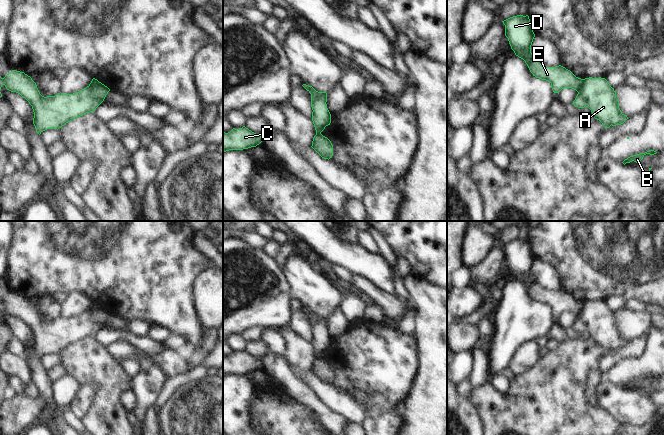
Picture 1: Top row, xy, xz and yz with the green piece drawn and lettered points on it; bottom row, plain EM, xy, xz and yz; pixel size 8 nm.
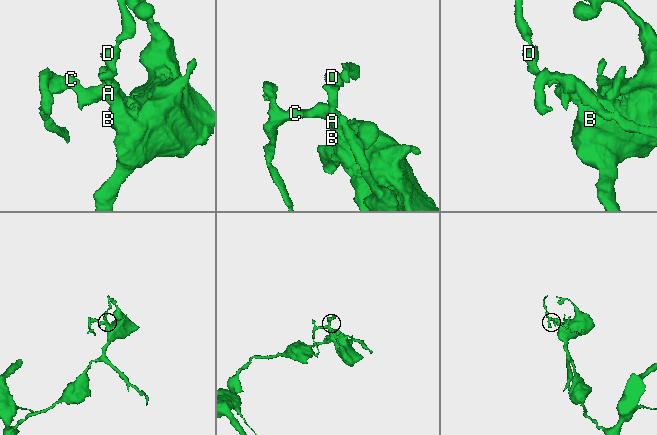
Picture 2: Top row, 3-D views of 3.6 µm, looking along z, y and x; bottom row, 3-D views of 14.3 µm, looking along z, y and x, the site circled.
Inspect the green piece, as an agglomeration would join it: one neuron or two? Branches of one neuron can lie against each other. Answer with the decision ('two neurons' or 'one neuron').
two neurons

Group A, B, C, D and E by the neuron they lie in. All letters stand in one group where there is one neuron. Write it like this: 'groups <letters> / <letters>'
groups A B / C D E

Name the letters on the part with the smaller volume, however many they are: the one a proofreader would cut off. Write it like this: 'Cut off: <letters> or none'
Cut off: C, D, E

